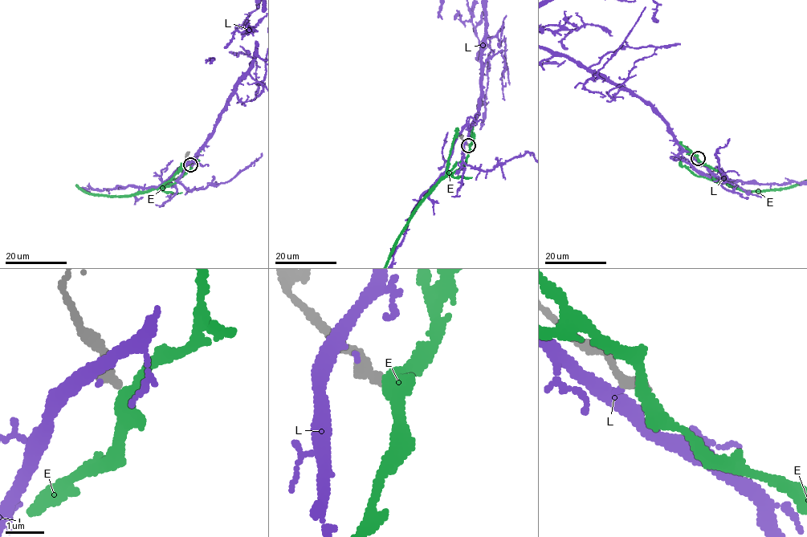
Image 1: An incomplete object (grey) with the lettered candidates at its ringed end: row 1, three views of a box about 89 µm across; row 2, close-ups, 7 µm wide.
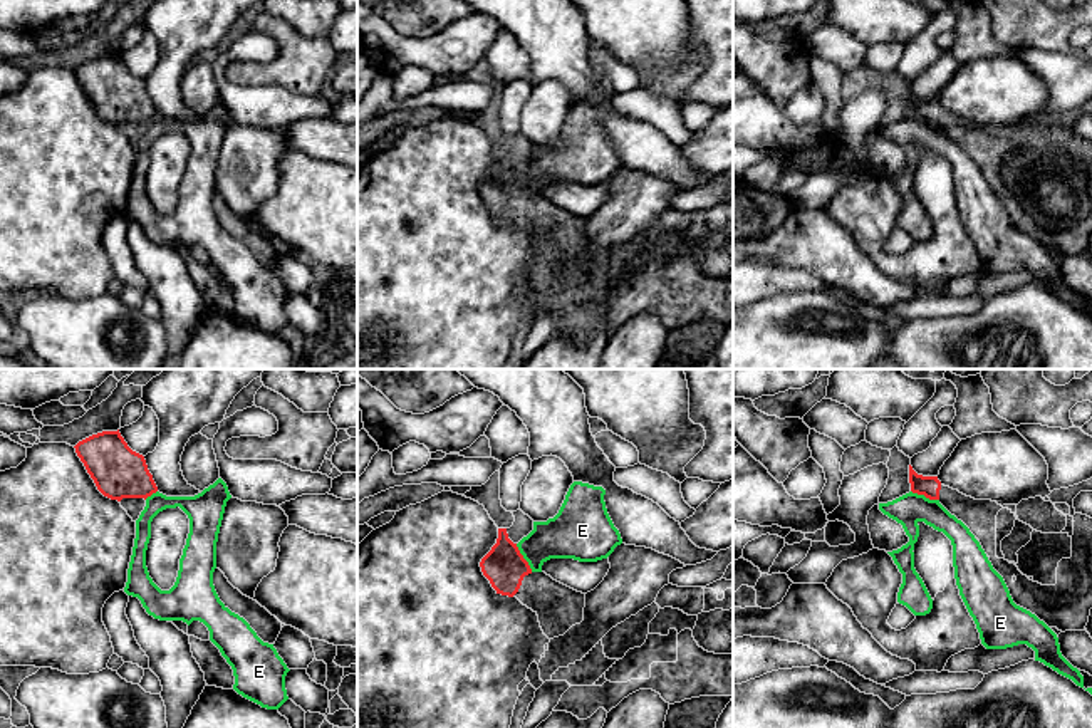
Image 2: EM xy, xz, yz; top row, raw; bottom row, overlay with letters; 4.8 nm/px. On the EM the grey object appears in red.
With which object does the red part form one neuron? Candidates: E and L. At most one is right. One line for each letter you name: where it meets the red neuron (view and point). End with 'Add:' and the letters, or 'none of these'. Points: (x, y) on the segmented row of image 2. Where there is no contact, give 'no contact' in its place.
Add: none of these

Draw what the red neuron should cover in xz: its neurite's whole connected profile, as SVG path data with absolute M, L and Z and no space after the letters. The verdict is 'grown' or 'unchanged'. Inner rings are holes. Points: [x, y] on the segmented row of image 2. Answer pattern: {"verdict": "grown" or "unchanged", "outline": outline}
{"verdict": "grown", "outline": "M498 528L497 543L480 562L483 575L497 594L517 597L538 616L549 639L564 636L584 621L585 594L577 592L545 572L533 572L508 538L507 528Z"}

